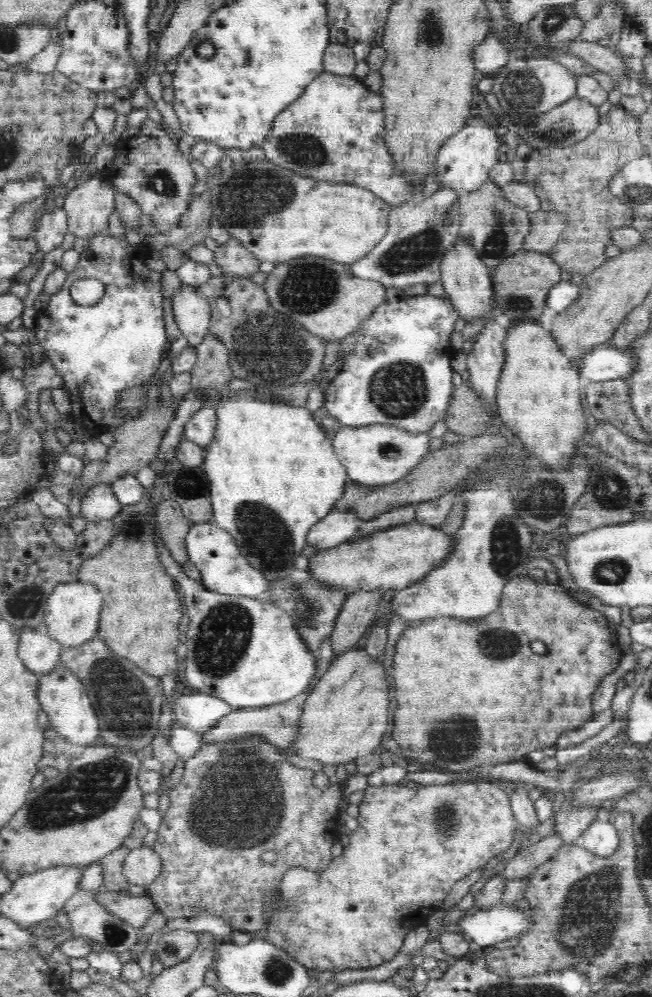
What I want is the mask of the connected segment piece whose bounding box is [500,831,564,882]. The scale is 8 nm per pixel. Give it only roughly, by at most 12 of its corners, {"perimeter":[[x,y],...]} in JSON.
{"perimeter":[[554,831],[518,852],[500,873],[528,877],[563,844]]}

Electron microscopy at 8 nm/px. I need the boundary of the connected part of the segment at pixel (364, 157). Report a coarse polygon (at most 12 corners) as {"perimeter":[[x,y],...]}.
{"perimeter":[[324,72],[261,148],[304,177],[410,197],[381,96]]}

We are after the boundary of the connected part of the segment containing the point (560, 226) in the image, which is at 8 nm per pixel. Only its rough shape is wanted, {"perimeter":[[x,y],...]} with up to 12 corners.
{"perimeter":[[529,211],[523,249],[549,254],[564,232],[561,213]]}

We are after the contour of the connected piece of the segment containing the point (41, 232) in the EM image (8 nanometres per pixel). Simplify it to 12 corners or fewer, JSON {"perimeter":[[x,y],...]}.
{"perimeter":[[65,210],[39,218],[32,238],[40,251],[61,246],[68,232]]}

